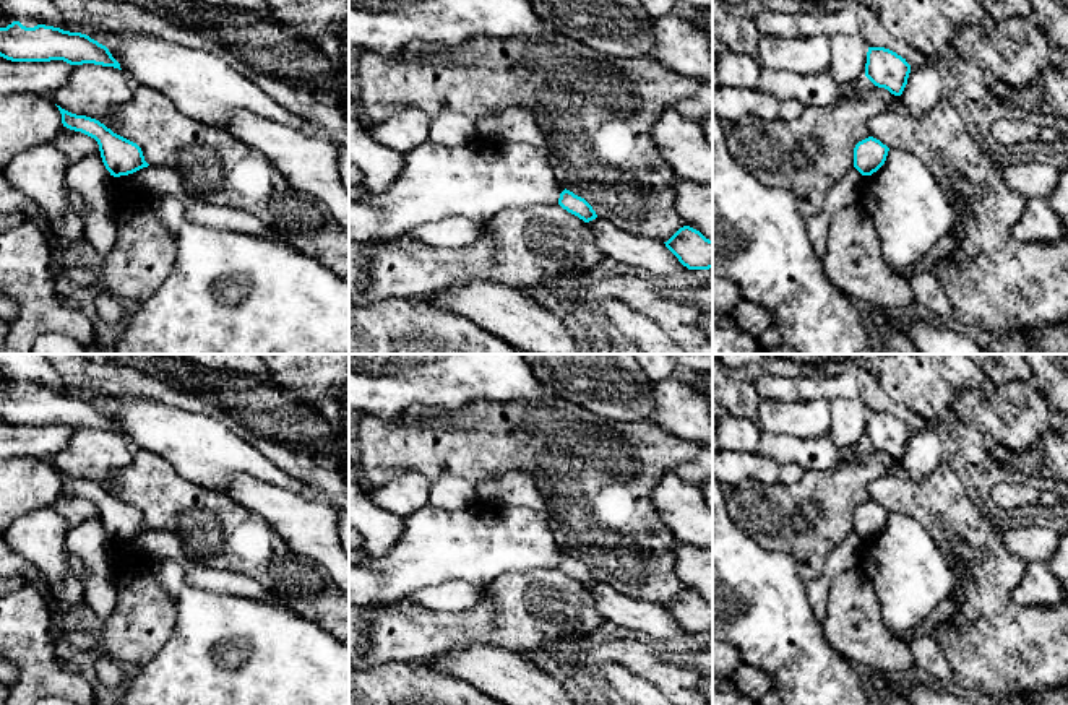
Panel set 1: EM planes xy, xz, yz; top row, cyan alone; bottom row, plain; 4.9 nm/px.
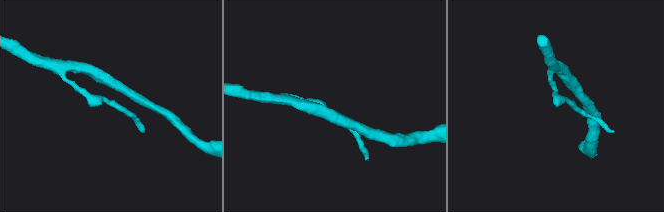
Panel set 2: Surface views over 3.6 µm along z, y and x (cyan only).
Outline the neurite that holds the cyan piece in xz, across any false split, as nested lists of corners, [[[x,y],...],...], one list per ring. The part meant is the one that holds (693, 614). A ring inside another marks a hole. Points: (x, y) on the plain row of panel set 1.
[[[690,590],[680,591],[664,608],[688,634],[713,632],[713,604]]]

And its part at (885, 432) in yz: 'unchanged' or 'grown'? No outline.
unchanged

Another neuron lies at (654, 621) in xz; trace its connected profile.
[[[599,580],[586,588],[601,614],[620,627],[640,630],[652,640],[670,640],[688,634],[659,604],[625,596]]]

